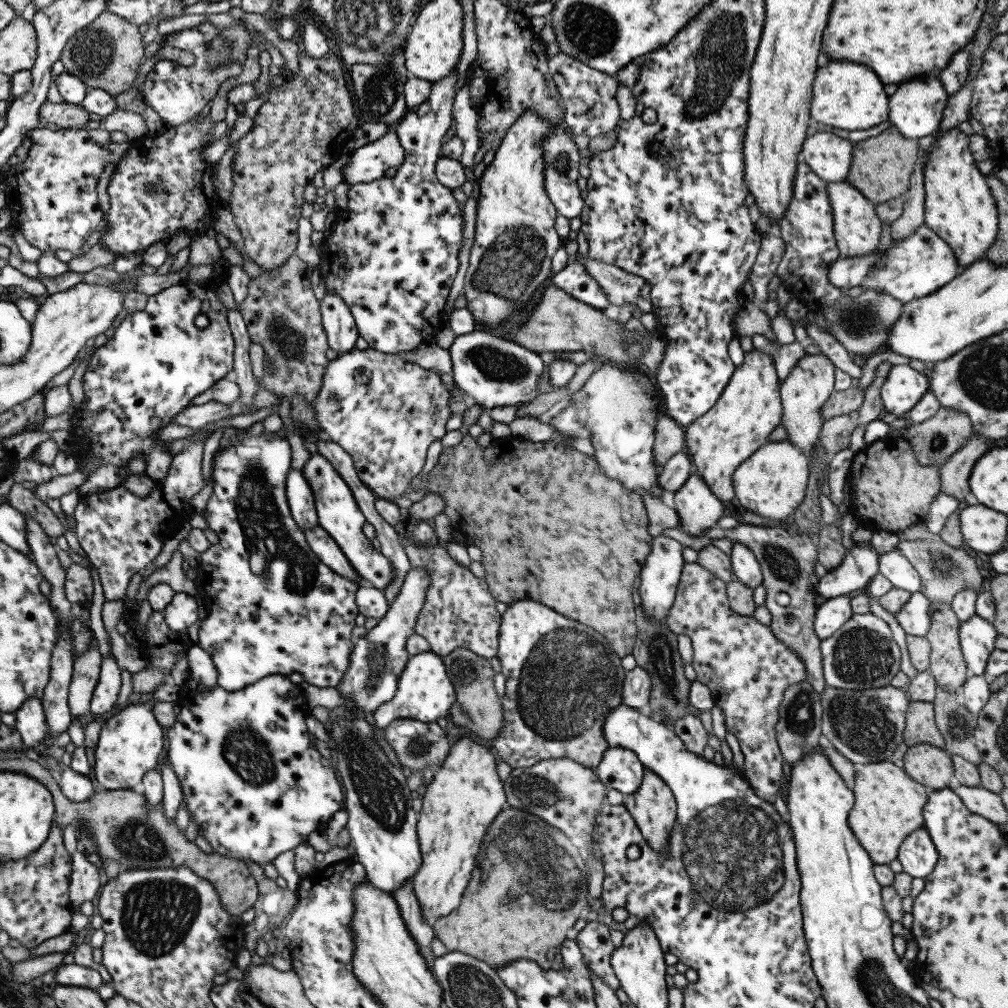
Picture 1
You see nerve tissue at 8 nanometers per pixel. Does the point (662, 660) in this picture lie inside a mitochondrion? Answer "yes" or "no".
yes

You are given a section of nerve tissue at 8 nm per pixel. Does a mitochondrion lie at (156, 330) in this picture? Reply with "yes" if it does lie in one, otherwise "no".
no

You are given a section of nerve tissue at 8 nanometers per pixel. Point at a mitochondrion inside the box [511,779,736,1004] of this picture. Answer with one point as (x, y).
(589, 852)

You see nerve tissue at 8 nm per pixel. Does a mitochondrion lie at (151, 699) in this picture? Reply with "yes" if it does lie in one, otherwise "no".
no

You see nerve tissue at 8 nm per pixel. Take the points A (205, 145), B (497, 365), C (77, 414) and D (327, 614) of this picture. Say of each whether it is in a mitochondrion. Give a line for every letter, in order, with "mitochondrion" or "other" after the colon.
A: other
B: mitochondrion
C: other
D: other

